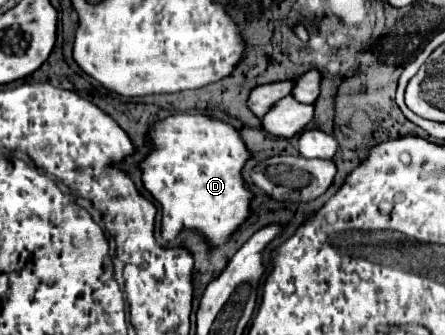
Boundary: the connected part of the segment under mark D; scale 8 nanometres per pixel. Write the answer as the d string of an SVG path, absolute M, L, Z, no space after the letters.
M182 112L156 122L148 136L154 150L142 164L142 182L144 188L162 204L162 236L166 240L174 240L182 228L196 228L208 238L210 244L222 244L244 224L252 200L252 194L244 188L240 176L244 160L250 158L240 134L230 124L214 120L210 115Z

